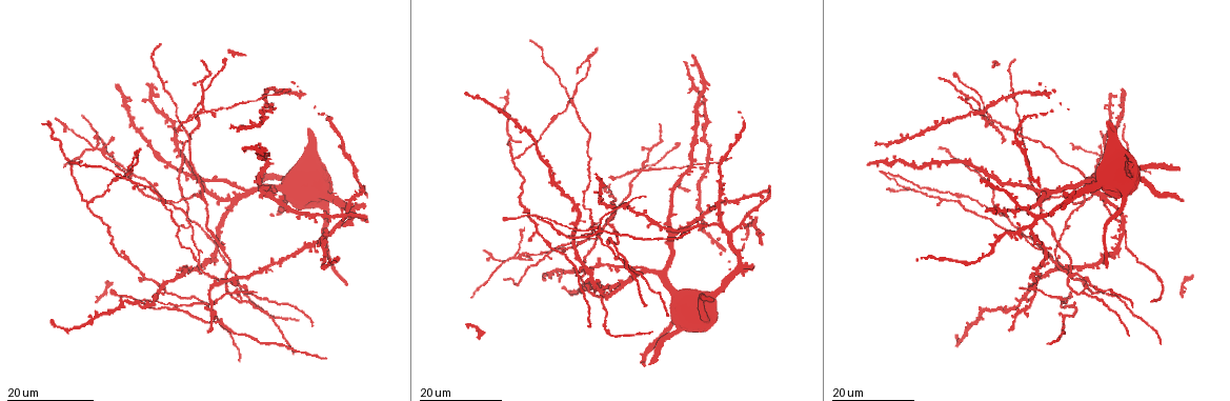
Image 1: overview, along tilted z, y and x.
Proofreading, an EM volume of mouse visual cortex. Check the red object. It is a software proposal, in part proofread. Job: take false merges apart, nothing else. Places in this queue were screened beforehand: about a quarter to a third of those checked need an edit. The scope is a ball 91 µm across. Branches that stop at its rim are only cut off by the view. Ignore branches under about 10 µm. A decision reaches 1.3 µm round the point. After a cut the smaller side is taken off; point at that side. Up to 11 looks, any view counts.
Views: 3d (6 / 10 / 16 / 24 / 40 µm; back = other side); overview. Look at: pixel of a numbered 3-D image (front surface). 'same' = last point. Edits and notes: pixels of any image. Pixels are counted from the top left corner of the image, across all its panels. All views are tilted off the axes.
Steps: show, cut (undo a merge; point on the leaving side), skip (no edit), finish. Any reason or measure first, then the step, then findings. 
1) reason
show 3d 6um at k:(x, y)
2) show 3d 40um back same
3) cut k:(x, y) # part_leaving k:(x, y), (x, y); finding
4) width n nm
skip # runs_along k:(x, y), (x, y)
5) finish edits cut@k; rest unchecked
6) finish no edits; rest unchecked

three arms meet
show 3d 16um at 1:(1057, 262)

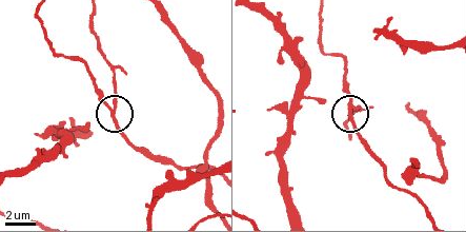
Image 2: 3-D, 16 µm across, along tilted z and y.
zoom in
show 3d 10um at 2:(351, 110)

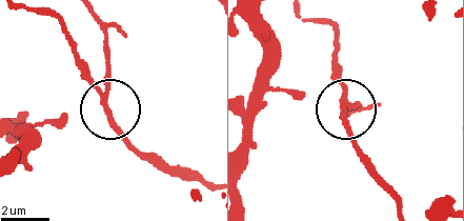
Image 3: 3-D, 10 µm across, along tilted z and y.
width 200 nm
skip # runs_along 3:(245, 134), (259, 98), (289, 92), (342, 103), (358, 145); one cell here

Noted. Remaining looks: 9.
three arms meet
show 3d 16um at 1:(1075, 272)

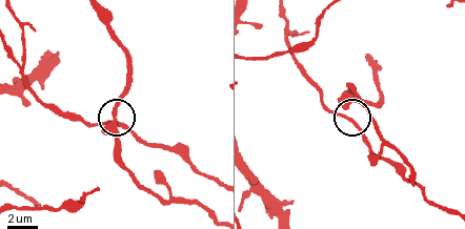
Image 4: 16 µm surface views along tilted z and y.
zoom in
show 3d 10um at 4:(343, 114)

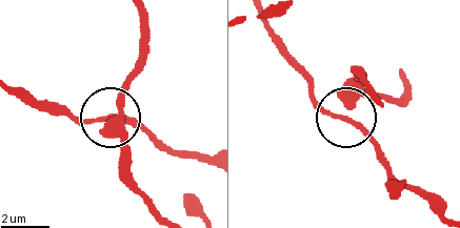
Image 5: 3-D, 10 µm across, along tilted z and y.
arms 3
skip # runs_along 5:(12, 86), (31, 102), (67, 115), (134, 119), (160, 140); continuous, no second cell

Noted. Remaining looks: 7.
three arms meet
show 3d 24um at 1:(203, 200)

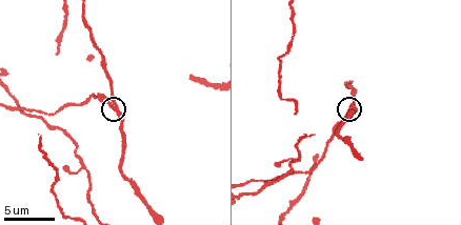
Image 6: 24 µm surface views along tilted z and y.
zoom in
show 3d 10um at 6:(116, 106)

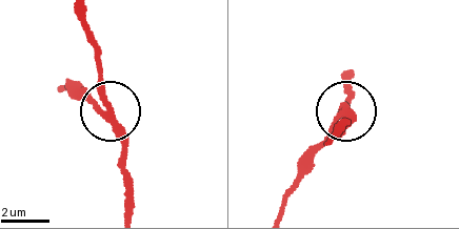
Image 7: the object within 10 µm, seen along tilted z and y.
side_arm 45 um
skip # one cell here

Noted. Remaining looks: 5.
arms part here
show 3d 16um at 1:(537, 232)

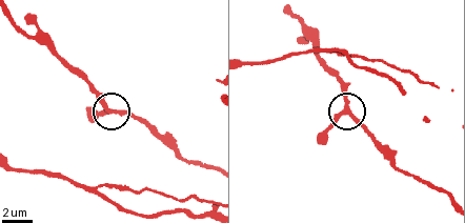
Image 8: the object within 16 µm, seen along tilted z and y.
zoom in
show 3d 6um at 8:(347, 110)

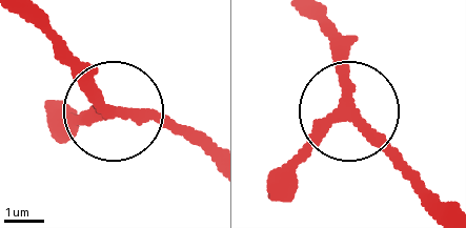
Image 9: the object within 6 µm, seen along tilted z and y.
arms 3
skip # runs_along 9:(310, 15), (351, 98), (277, 185); all the same cell

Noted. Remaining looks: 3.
side arm on a straight run
show 3d 24um at 1:(509, 258)

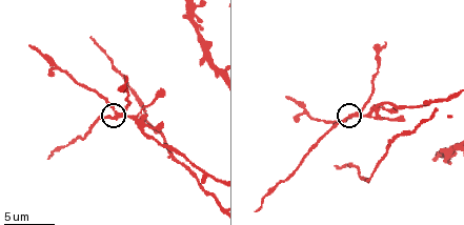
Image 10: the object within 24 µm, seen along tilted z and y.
show 3d 6um at 10:(115, 114)

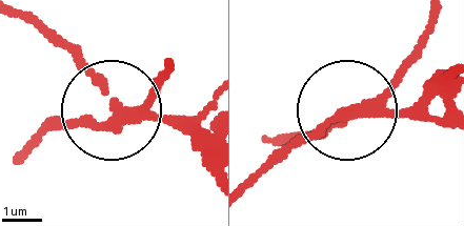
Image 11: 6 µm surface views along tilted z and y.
show 3d 6um back at 11:(346, 114)

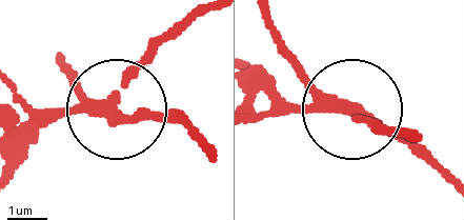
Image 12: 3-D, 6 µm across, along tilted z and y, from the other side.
arms 3
cut 12:(144, 118) # part_leaving 12:(101, 108), (176, 123), (196, 141); a second cell is stuck on

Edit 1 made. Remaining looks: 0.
finish edits cut@12; rest unchecked

